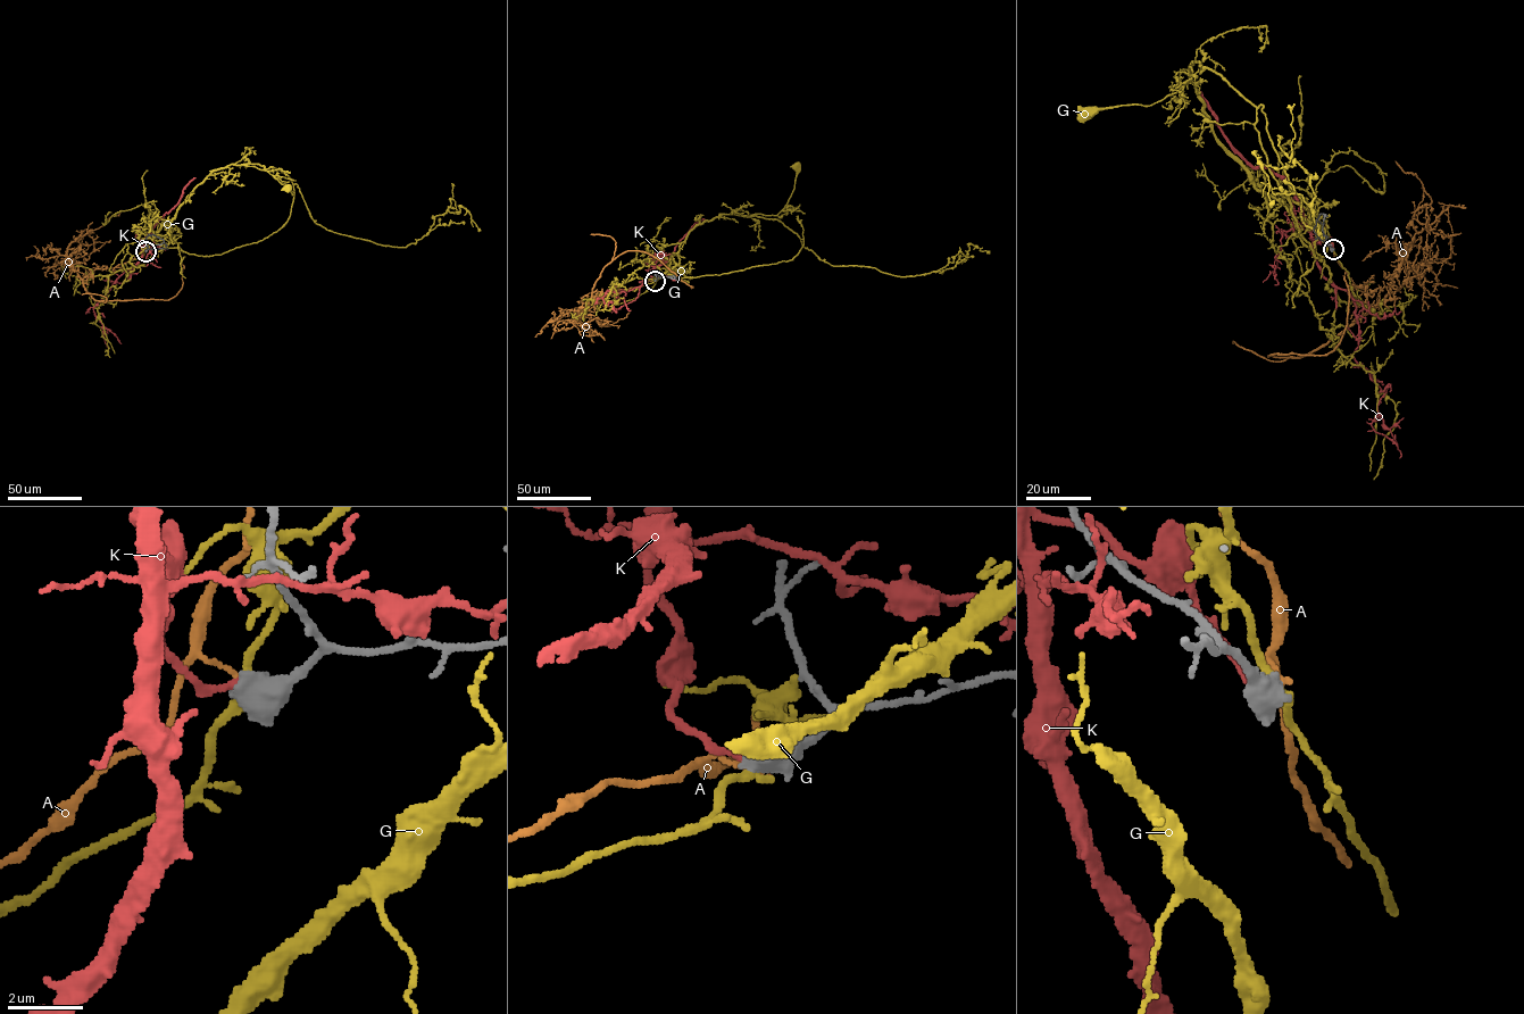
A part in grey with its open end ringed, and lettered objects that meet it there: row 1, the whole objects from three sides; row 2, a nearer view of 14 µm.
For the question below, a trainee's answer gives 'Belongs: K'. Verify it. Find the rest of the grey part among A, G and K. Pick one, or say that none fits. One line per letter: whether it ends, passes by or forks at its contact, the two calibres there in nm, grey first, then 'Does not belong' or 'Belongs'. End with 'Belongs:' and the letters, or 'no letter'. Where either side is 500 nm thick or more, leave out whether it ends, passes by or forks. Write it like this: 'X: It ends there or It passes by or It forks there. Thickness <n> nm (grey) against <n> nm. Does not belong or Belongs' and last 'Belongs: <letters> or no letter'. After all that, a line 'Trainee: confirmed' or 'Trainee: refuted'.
A: Thickness 800 nm (grey) against 140 nm. Does not belong
G: Thickness 750 nm (grey) against 200 nm. Does not belong
K: Thickness 650 nm (grey) against 220 nm. Does not belong
Belongs: no letter
Trainee: refuted

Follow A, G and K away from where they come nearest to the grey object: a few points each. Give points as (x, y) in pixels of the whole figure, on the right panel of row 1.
A: (1333, 248), (1367, 292), (1367, 309), (1302, 356), (1268, 356), (1334, 348), (1347, 321), (1345, 276)
G: (1332, 248), (1326, 222), (1260, 191), (1219, 142), (1190, 79), (1192, 63), (1192, 76), (1151, 105), (1085, 114)
K: (1332, 248), (1313, 234), (1321, 273), (1356, 306), (1352, 356), (1384, 393), (1372, 426), (1398, 449)

